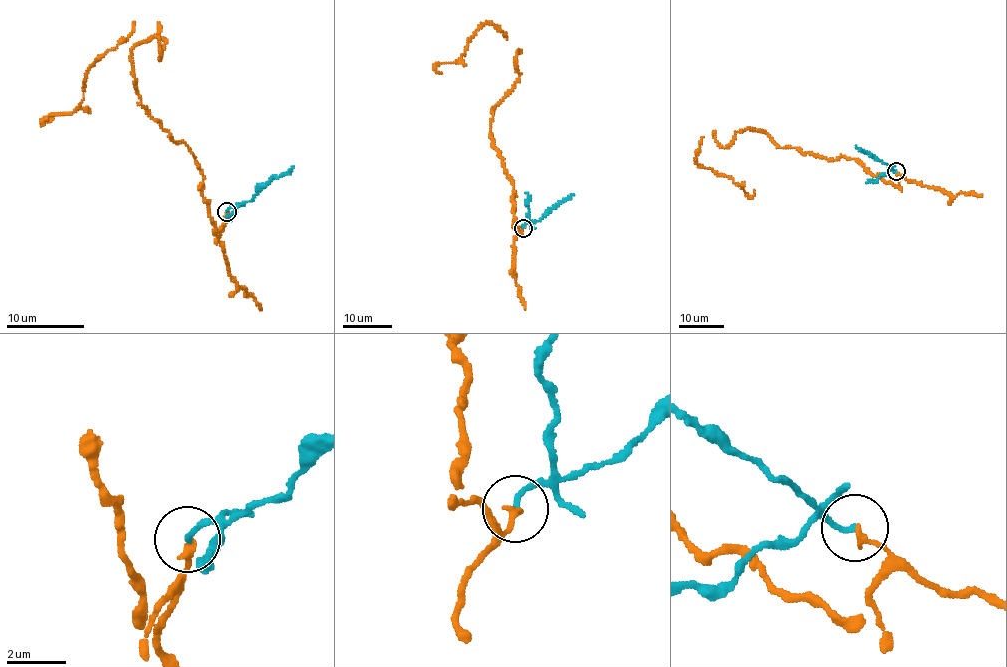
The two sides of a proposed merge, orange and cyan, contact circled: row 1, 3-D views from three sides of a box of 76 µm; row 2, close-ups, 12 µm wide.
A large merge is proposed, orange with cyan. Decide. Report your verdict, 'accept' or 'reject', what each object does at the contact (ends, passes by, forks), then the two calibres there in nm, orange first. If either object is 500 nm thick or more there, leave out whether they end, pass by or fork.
reject | orange ends | cyan ends | 240/190 nm

